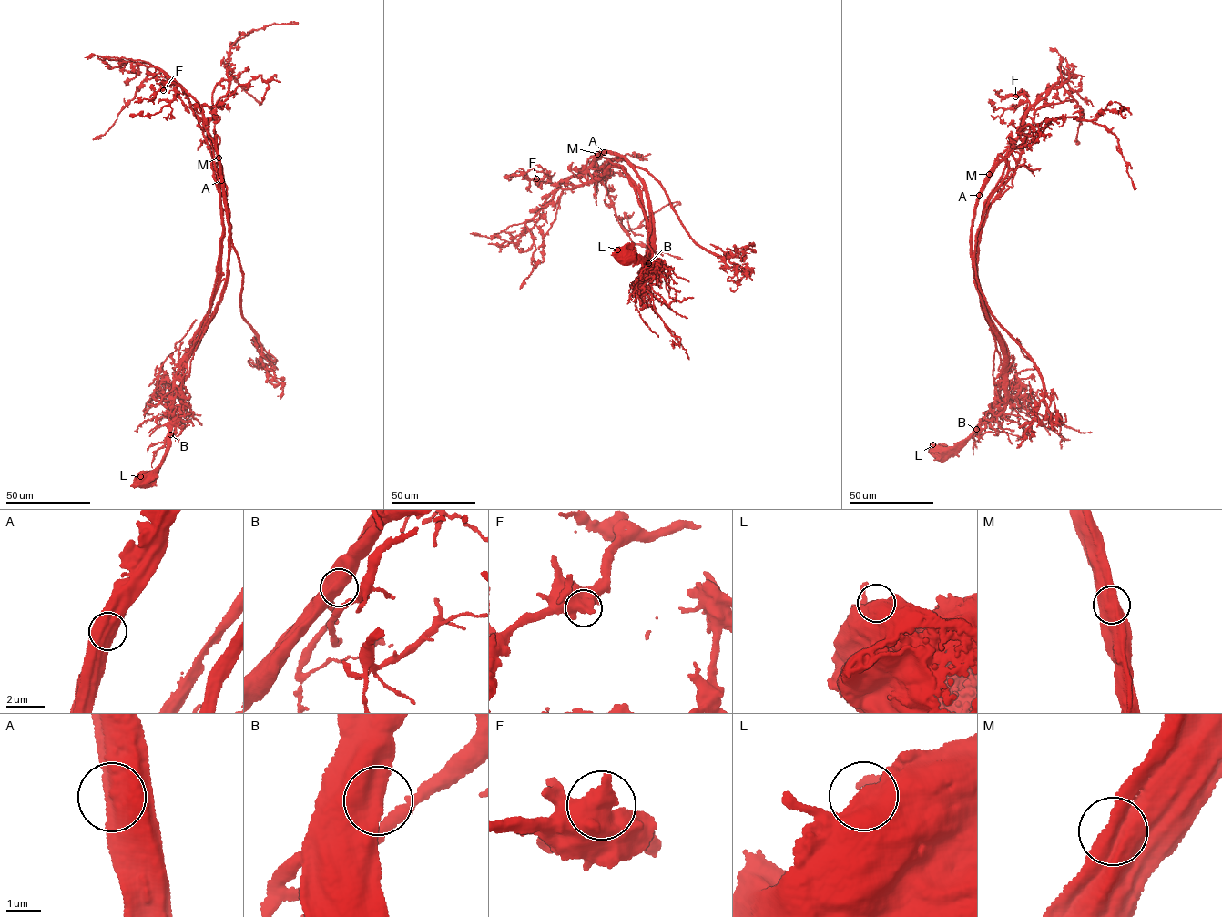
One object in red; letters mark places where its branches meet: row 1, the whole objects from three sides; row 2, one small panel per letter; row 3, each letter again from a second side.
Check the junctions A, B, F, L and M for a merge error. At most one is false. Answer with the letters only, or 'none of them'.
M

